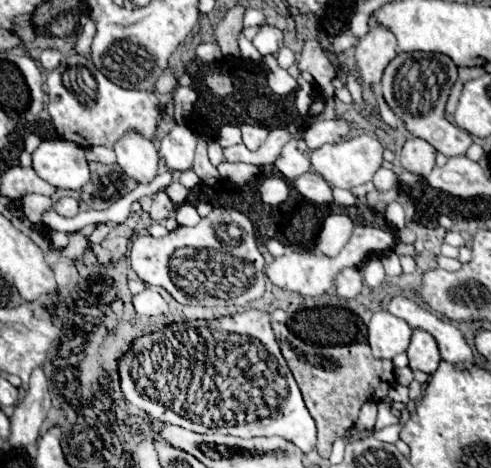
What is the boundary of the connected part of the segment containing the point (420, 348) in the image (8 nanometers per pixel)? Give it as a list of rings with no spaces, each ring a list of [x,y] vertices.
[[[414,329],[414,335],[408,347],[408,359],[410,359],[412,369],[432,375],[440,365],[440,353],[438,353],[436,339],[422,329]]]

